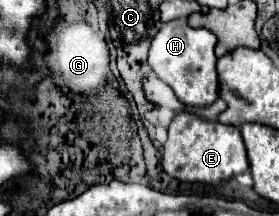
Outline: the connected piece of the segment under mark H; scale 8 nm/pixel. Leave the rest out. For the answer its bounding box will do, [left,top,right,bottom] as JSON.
[148,18,220,108]

